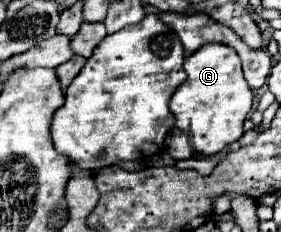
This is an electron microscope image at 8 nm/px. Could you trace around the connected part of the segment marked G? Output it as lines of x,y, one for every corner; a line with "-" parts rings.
204,44
184,60
188,78
170,100
176,126
192,136
192,146
200,154
216,154
242,136
242,124
252,108
252,90
242,76
238,54
228,44

